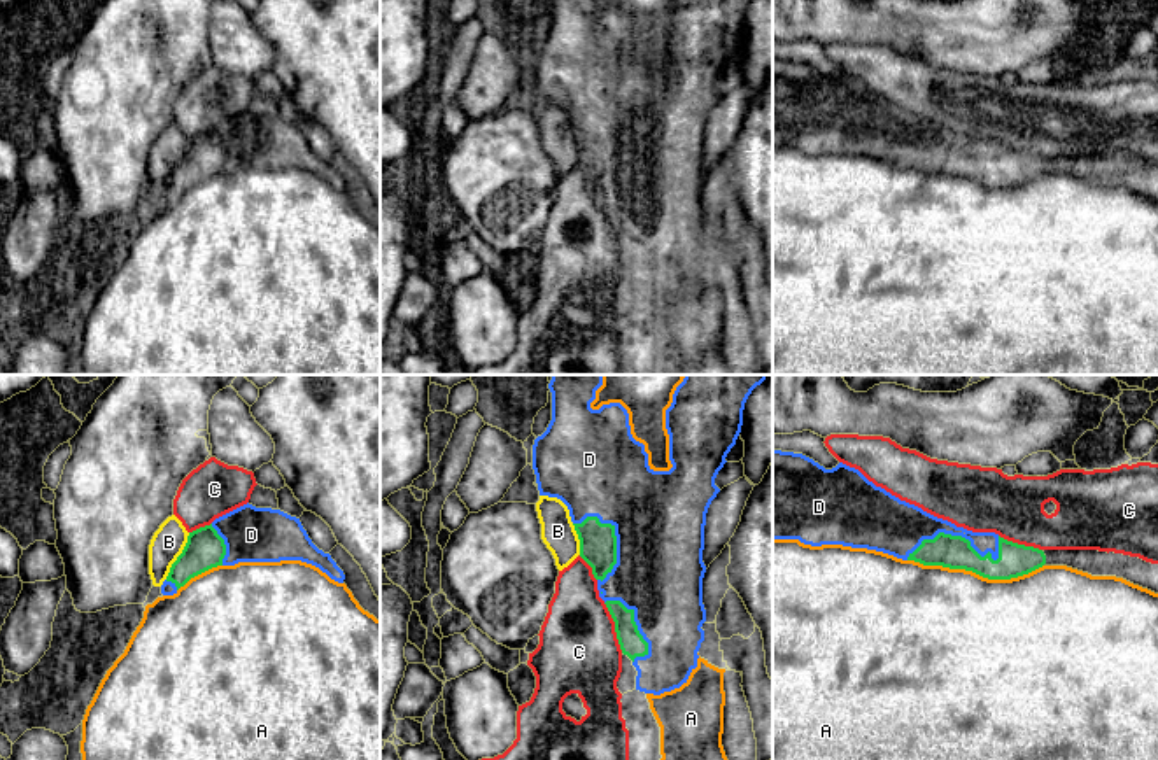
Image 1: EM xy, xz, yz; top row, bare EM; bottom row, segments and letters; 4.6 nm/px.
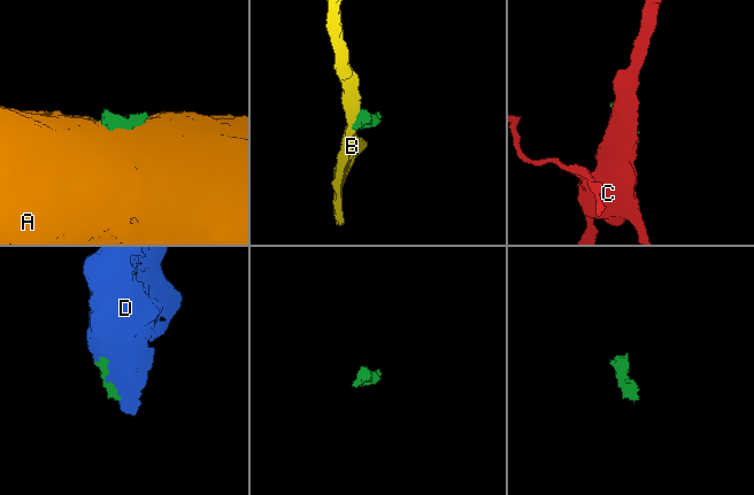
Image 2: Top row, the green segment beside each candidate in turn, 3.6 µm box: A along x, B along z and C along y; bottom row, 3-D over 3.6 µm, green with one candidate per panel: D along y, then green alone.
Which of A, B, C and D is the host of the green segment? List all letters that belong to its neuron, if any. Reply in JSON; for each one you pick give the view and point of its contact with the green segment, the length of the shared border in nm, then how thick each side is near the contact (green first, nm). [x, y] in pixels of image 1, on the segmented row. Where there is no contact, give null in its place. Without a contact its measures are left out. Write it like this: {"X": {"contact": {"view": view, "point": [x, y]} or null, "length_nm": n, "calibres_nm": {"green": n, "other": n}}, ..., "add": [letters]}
{"D": {"contact": {"view": "yz", "point": [962, 538]}, "length_nm": 440, "calibres_nm": {"green": 160, "other": 180}}, "add": ["D"]}

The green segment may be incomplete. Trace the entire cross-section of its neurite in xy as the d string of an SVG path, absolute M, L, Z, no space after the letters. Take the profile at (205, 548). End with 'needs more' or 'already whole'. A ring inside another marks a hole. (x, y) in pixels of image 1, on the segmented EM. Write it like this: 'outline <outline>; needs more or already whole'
outline M247 503L189 532L182 553L161 585L161 594L173 595L191 578L217 566L280 560L301 560L338 583L345 580L331 555L312 543L300 518Z; needs more

